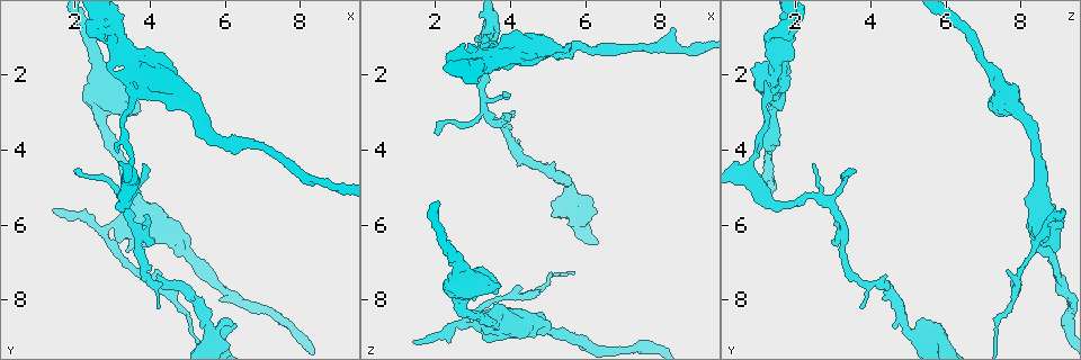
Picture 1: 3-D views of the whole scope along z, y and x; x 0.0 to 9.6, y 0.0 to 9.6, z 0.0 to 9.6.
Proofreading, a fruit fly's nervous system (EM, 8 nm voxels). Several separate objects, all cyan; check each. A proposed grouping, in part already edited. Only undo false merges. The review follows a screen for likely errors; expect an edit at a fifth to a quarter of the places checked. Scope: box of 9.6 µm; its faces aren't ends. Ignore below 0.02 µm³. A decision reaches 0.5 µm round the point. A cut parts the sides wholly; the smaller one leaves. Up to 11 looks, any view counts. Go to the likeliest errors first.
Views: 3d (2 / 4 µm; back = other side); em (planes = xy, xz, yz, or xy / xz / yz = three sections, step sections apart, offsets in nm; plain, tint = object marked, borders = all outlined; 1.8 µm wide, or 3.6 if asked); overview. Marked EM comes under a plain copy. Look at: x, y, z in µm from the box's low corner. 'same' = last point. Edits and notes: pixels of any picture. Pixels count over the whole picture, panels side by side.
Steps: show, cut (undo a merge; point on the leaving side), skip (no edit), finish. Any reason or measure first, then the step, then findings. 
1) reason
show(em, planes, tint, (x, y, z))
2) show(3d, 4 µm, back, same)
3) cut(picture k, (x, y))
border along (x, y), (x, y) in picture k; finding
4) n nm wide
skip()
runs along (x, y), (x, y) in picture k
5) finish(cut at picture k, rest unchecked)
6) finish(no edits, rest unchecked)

calibre changes
show(em, 3.6 µm, yz, step 16, tint, (3.45, 4.50, 0.75))

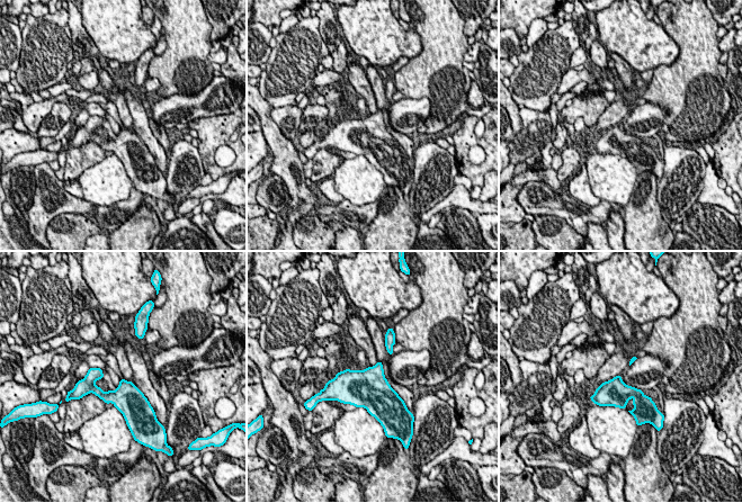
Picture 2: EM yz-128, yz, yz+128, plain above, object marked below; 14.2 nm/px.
show(em, 3.6 µm, planes, borders, same)

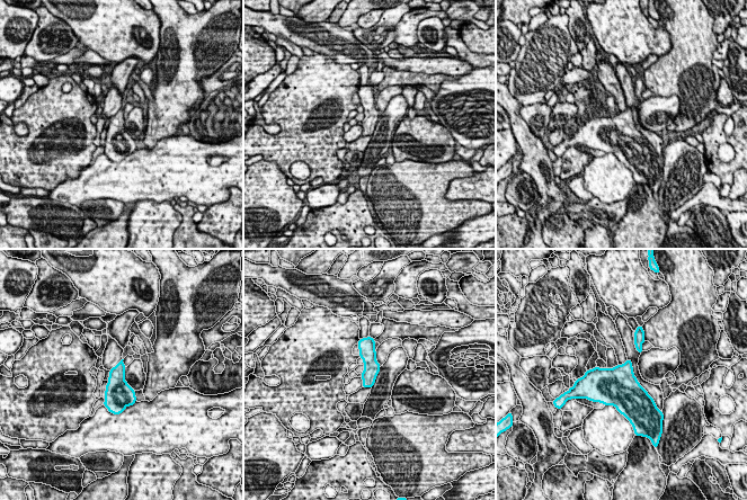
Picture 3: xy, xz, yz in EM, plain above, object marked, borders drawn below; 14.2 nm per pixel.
220 nm wide
skip()
runs along (368, 342), (368, 381), (365, 384) in picture 3; one cell here

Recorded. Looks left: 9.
two arms in line, one across
show(3d, 4 µm, (2.70, 2.75, 7.80))

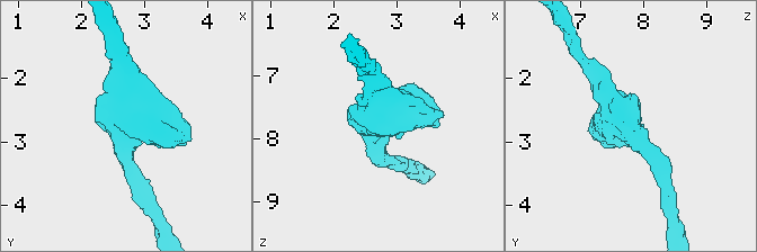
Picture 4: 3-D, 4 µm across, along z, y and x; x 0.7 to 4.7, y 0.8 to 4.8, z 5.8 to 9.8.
show(em, 3.6 µm, planes, tint, (2.70, 2.80, 7.80))

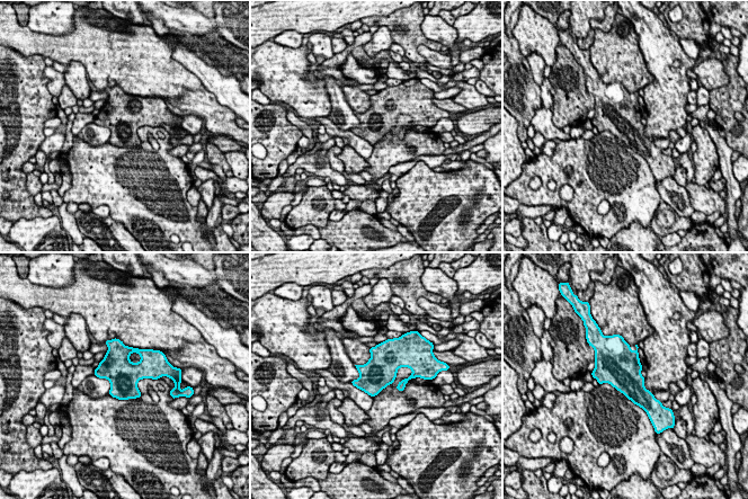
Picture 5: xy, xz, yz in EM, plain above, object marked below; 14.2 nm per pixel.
460 nm wide
skip()
all the same cell

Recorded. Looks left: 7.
sharp bend
show(em, 3.6 µm, planes, borders, (3.25, 1.20, 1.70))

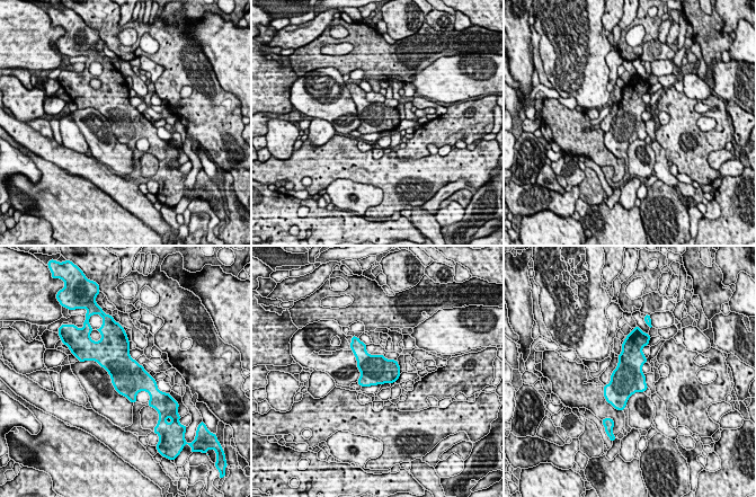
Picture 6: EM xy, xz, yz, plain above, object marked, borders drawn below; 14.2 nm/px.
420 nm wide
skip()
one cell here

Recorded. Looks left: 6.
sudden change in width
show(em, 3.6 µm, planes, tint, (4.90, 2.50, 1.30))

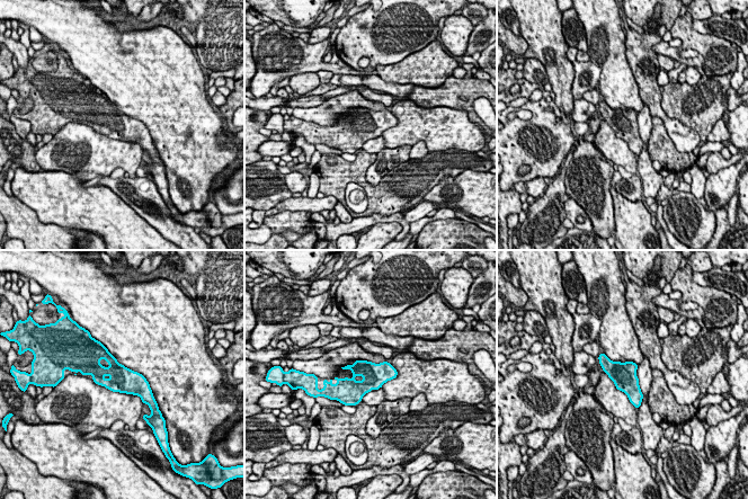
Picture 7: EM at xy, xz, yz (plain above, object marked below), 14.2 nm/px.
360 nm wide
skip()
one cell here

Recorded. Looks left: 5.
finish(no edits, rest unchecked)

